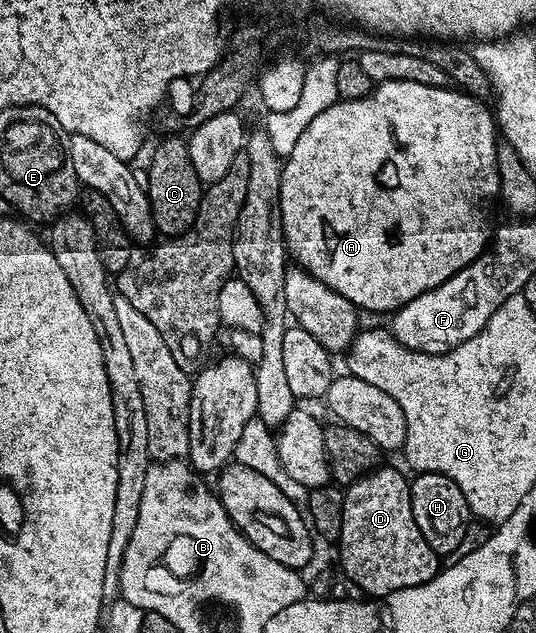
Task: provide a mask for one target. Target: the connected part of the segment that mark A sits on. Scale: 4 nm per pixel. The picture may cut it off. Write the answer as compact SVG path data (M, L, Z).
M395 80L394 82L376 83L368 96L360 98L359 100L347 100L346 102L338 100L334 106L327 108L327 112L319 112L319 116L315 116L315 120L311 120L311 124L307 124L306 130L303 131L303 136L299 136L299 140L295 140L289 157L284 159L281 168L281 187L279 188L281 227L285 233L285 244L292 261L300 266L301 269L306 270L315 280L319 280L325 284L327 288L339 292L339 296L347 296L347 300L351 300L351 304L361 312L365 312L365 310L386 310L386 312L398 310L400 306L405 306L411 300L415 300L415 296L423 296L423 292L427 292L431 288L443 284L451 276L455 276L463 268L467 268L467 264L471 264L485 251L485 247L488 246L491 241L491 231L495 226L495 222L489 219L489 202L485 198L496 199L501 193L501 181L499 180L499 172L497 171L499 127L495 121L494 111L490 109L490 107L488 110L485 105L486 103L482 101L482 99L472 98L471 95L466 94L465 91L460 88L415 84L411 80Z

